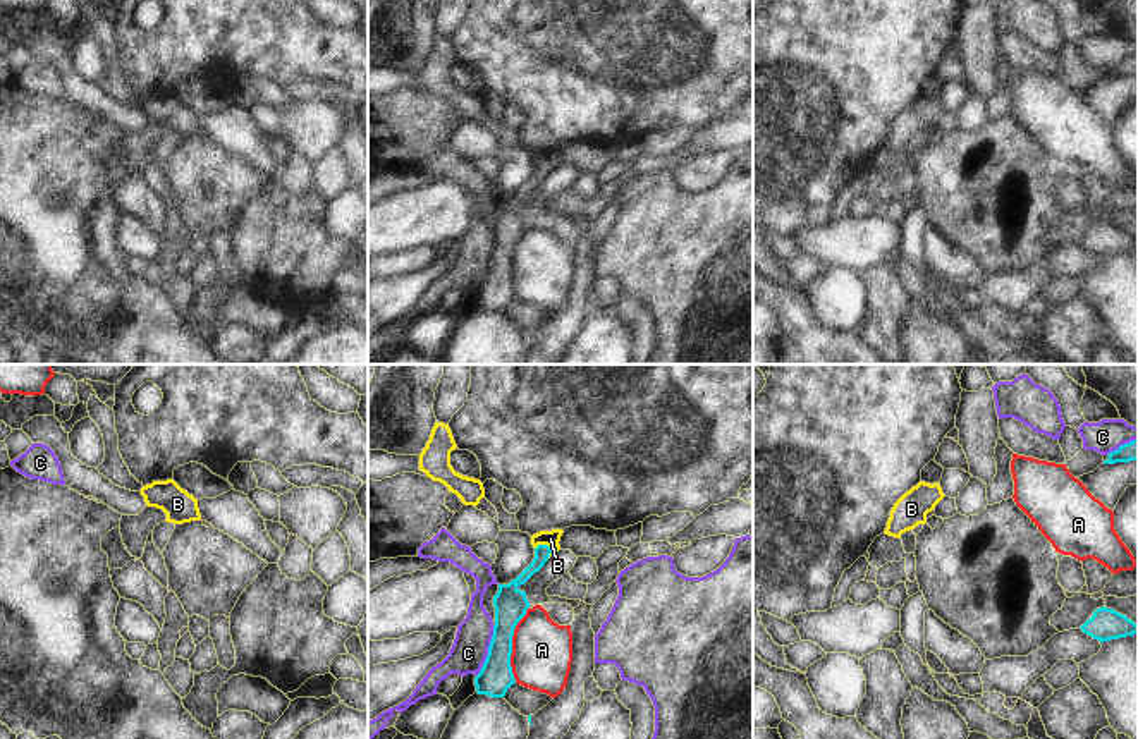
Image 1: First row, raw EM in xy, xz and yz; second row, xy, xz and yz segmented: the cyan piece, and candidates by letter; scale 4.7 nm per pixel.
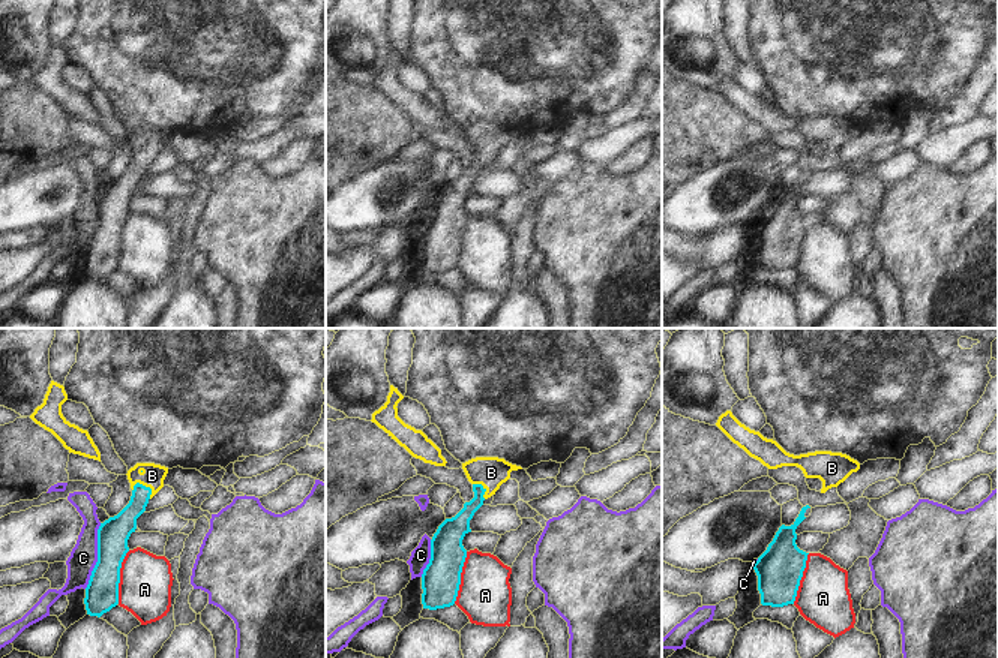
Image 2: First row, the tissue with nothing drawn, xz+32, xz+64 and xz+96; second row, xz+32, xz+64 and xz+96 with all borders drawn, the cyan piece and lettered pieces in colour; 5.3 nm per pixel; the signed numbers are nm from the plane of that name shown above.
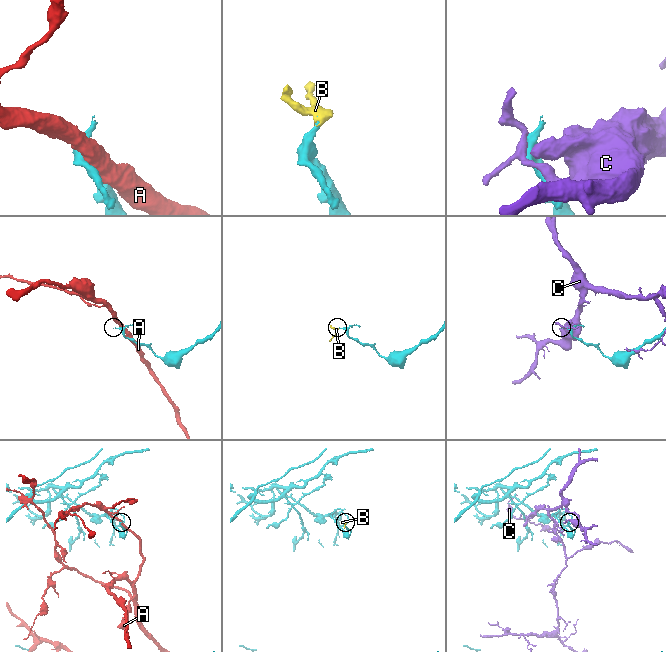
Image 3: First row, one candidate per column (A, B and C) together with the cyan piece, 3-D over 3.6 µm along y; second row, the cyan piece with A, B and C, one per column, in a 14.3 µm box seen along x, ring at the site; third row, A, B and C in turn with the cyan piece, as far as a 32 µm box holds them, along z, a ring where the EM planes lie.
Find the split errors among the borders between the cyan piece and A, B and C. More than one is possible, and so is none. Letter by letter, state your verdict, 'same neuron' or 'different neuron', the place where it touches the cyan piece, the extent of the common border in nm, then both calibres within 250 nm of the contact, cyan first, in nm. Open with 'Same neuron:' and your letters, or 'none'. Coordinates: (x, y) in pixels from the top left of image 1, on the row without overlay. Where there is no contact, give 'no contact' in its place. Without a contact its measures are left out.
Same neuron: B
A: different neuron | xz (511, 260) | 360 nm | 160/280 nm
B: same neuron | xz (545, 160) | 90 nm | 80/70 nm
C: different neuron | xz (489, 267) | 260 nm | 160/170 nm

